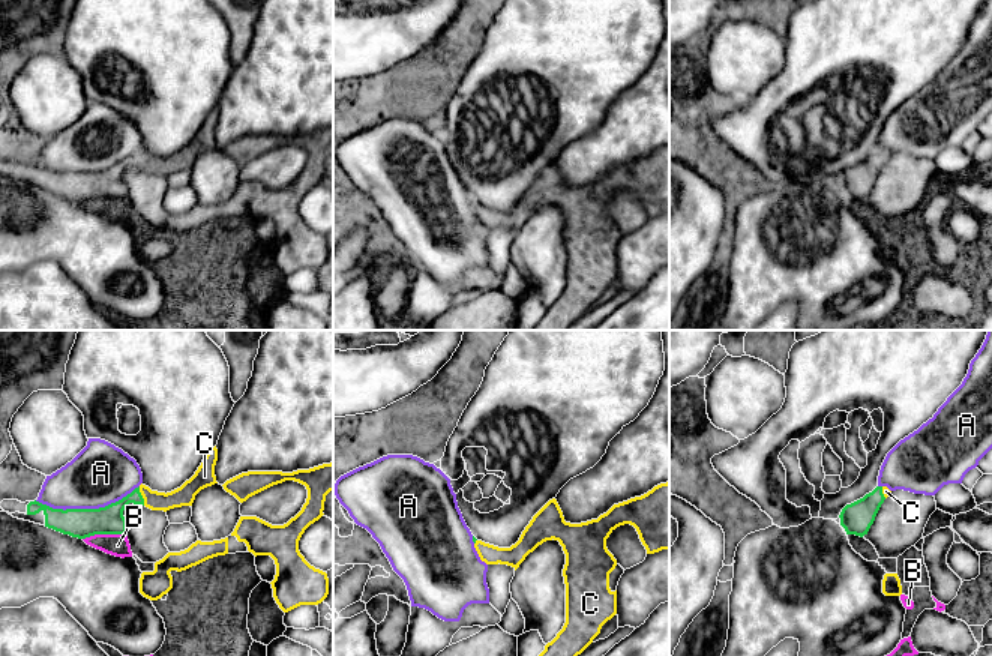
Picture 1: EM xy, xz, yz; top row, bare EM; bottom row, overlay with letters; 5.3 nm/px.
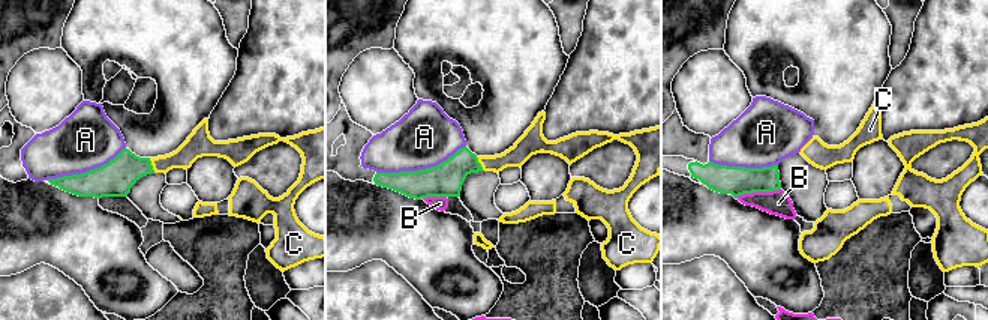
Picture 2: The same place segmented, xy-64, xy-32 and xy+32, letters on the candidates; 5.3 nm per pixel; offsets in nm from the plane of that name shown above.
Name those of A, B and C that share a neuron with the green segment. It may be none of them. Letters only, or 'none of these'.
C

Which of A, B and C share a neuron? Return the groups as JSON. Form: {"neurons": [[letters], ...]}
{"neurons": [["A"], ["B"], ["C"]]}

